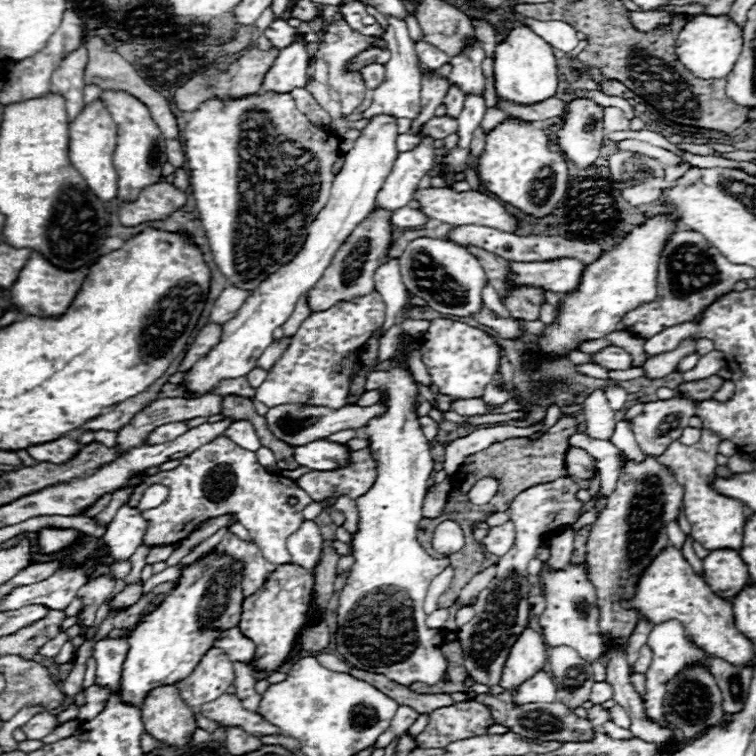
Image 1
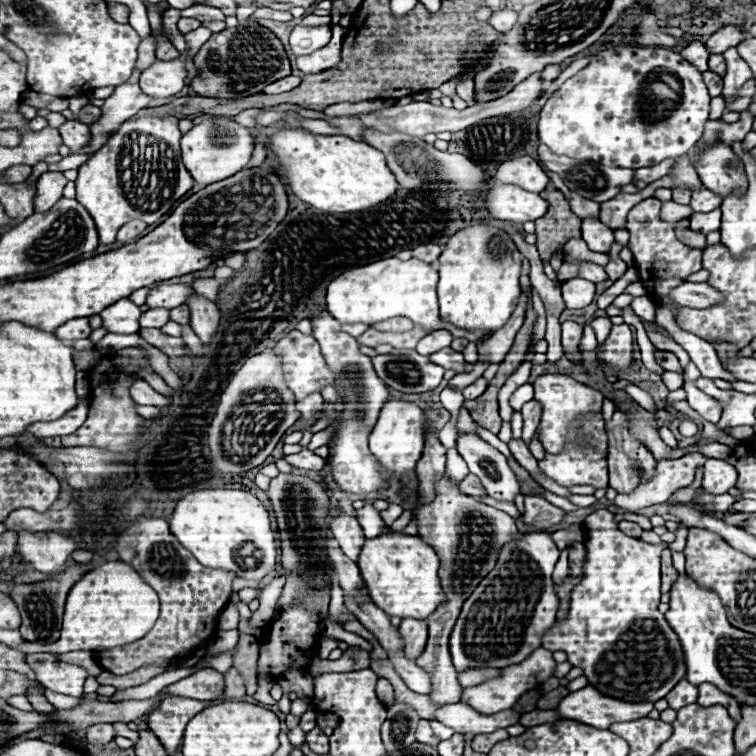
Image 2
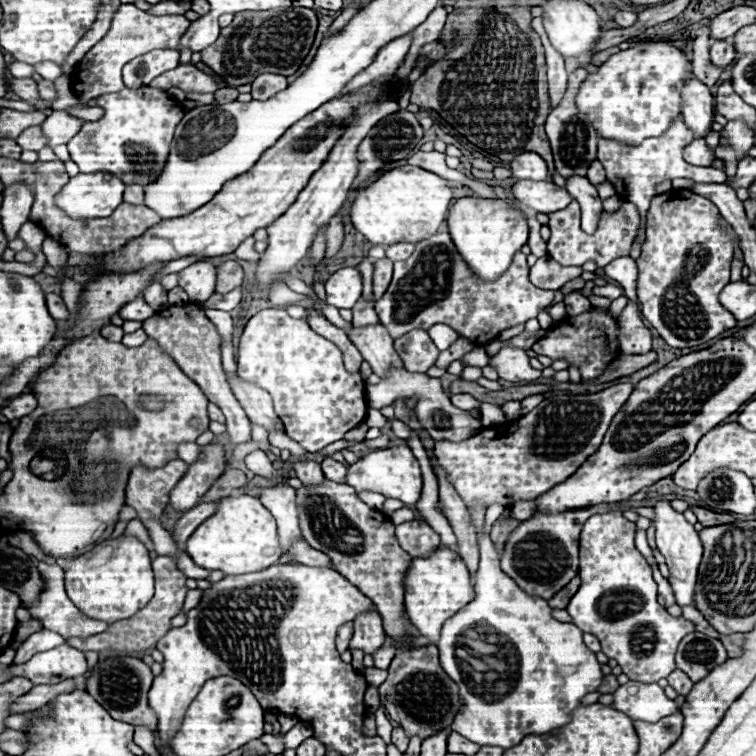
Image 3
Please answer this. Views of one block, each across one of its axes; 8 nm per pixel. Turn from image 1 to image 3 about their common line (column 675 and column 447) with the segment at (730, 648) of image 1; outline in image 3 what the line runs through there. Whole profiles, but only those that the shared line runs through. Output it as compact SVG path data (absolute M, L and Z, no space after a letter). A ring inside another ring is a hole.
M436 548L432 550L428 556L424 558L412 558L412 564L408 566L408 572L404 574L404 604L406 604L406 614L410 618L410 622L432 642L436 644L436 640L440 638L440 630L442 624L452 618L460 608L464 608L470 600L474 598L474 586L470 584L470 574L464 566L464 562L450 550L450 548Z

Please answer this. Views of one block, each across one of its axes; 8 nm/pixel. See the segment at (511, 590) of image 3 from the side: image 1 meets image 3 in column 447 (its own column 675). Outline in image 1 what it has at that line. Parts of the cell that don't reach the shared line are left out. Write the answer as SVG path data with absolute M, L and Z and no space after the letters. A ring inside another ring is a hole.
M670 620L670 622L654 626L652 632L648 634L648 642L646 644L652 648L654 658L652 658L652 664L650 664L648 672L646 672L646 690L648 692L646 692L646 698L644 698L644 708L646 708L646 714L652 720L656 720L656 722L660 722L660 724L666 726L666 720L662 716L662 700L666 696L666 688L664 688L666 680L670 676L674 676L676 672L680 672L684 666L692 664L692 662L704 662L706 652L702 648L698 648L696 644L692 644L690 640L686 640L682 624L676 622L676 620Z

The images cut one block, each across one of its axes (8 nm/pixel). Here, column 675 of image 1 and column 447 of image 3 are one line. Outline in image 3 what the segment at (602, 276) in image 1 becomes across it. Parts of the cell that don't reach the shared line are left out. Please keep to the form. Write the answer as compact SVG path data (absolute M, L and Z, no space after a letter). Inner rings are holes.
M472 196L458 198L450 208L446 222L456 250L460 252L472 274L476 274L476 278L484 282L492 282L502 276L510 268L514 254L520 252L520 248L528 242L526 220L504 200L486 200Z

